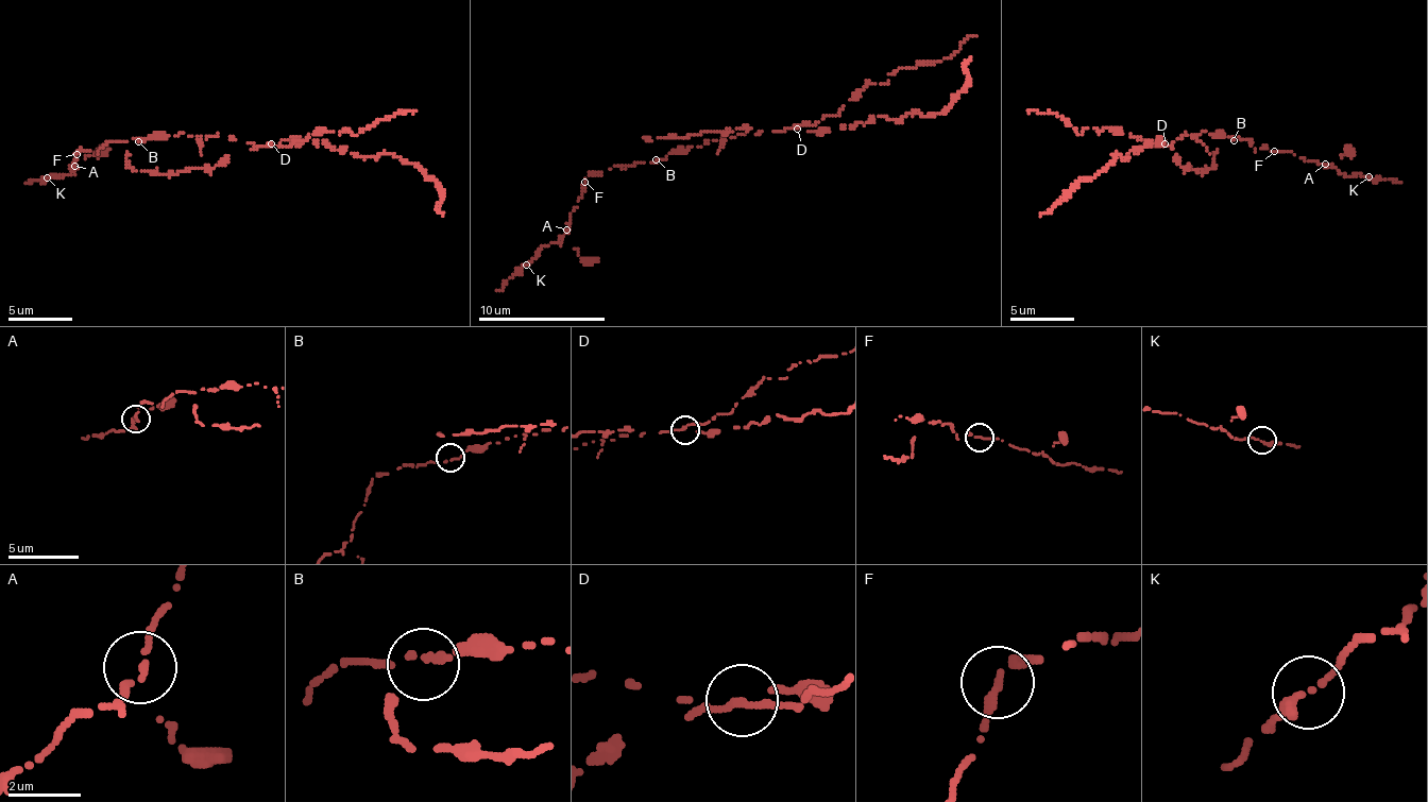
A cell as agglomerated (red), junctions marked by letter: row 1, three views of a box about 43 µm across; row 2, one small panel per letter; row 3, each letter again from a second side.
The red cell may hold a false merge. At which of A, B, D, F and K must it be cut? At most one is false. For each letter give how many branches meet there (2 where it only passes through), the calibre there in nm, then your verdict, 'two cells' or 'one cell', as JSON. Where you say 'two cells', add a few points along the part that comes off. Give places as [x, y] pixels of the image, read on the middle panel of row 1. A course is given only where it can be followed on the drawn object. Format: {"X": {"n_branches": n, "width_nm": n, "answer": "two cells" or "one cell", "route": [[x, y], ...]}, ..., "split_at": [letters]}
{"A": {"n_branches": 2, "width_nm": 160, "answer": "one cell"}, "B": {"n_branches": 2, "width_nm": 180, "answer": "one cell"}, "D": {"n_branches": 2, "width_nm": 190, "answer": "two cells", "route": [[798, 129], [827, 132], [864, 125], [879, 116], [902, 119], [921, 113], [944, 114], [969, 79], [970, 57]]}, "F": {"n_branches": 2, "width_nm": 200, "answer": "one cell"}, "K": {"n_branches": 2, "width_nm": 200, "answer": "one cell"}, "split_at": ["D"]}

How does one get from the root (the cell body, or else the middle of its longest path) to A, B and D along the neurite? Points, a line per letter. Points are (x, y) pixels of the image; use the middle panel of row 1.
A: (741, 134), (674, 150), (653, 163), (592, 172), (584, 178), (584, 191), (570, 214), (566, 229)
B: (741, 134), (708, 140), (701, 147), (674, 150), (662, 159), (656, 159)
D: (741, 134), (798, 129)

